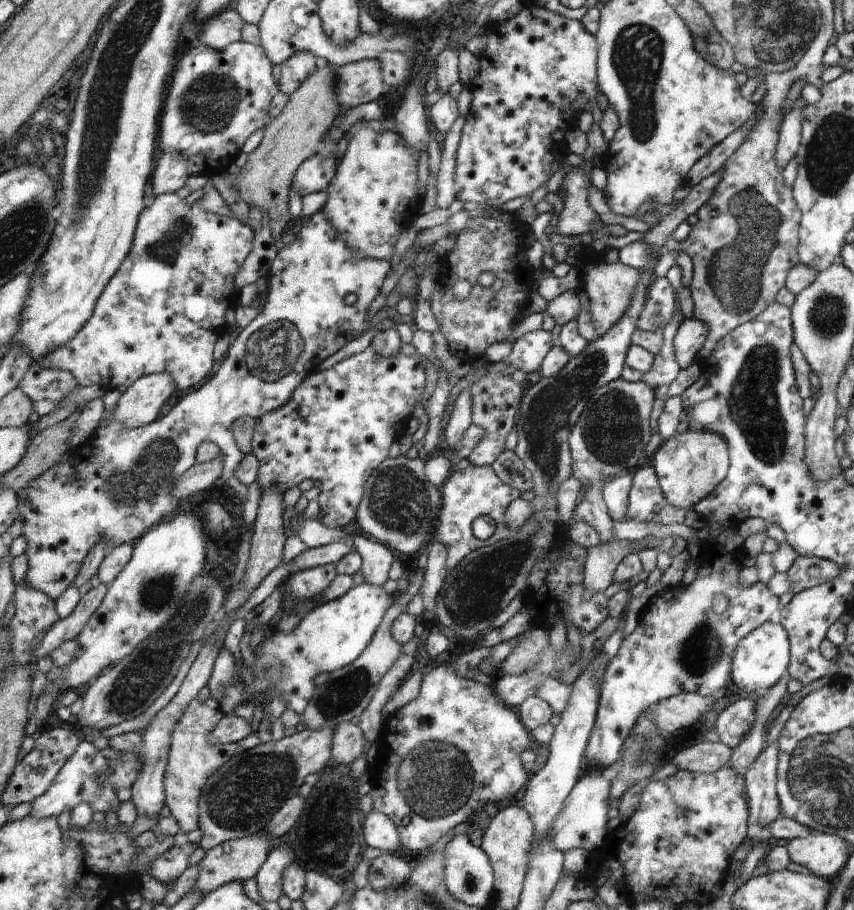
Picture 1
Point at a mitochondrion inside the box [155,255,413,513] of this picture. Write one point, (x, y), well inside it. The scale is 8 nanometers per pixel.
(275, 351)

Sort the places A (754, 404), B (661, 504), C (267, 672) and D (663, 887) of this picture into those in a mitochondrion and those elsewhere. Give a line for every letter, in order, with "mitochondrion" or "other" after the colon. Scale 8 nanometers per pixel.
A: mitochondrion
B: other
C: mitochondrion
D: other

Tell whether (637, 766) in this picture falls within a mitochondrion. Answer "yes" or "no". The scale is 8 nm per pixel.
yes

